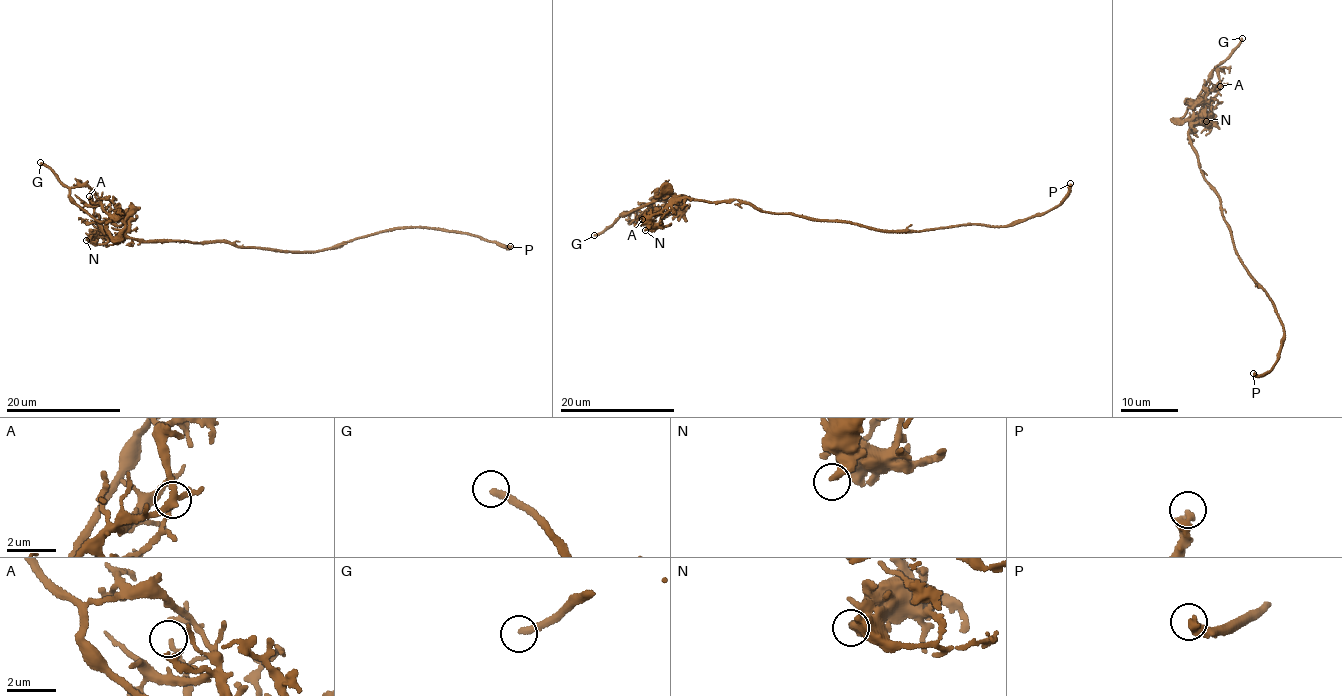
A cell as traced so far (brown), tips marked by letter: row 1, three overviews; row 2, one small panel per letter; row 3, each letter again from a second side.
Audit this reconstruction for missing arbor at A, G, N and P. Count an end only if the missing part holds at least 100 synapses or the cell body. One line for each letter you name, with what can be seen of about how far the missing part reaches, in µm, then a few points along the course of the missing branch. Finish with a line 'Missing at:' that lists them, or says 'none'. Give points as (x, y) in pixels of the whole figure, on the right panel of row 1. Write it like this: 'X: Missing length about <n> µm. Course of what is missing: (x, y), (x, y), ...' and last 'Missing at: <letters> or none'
G: Missing length about 20 µm. Course of what is missing: (1242, 38), (1239, 37), (1239, 31), (1247, 2), (1247, 8), (1253, 8), (1258, 13), (1266, 30)
Missing at: G

